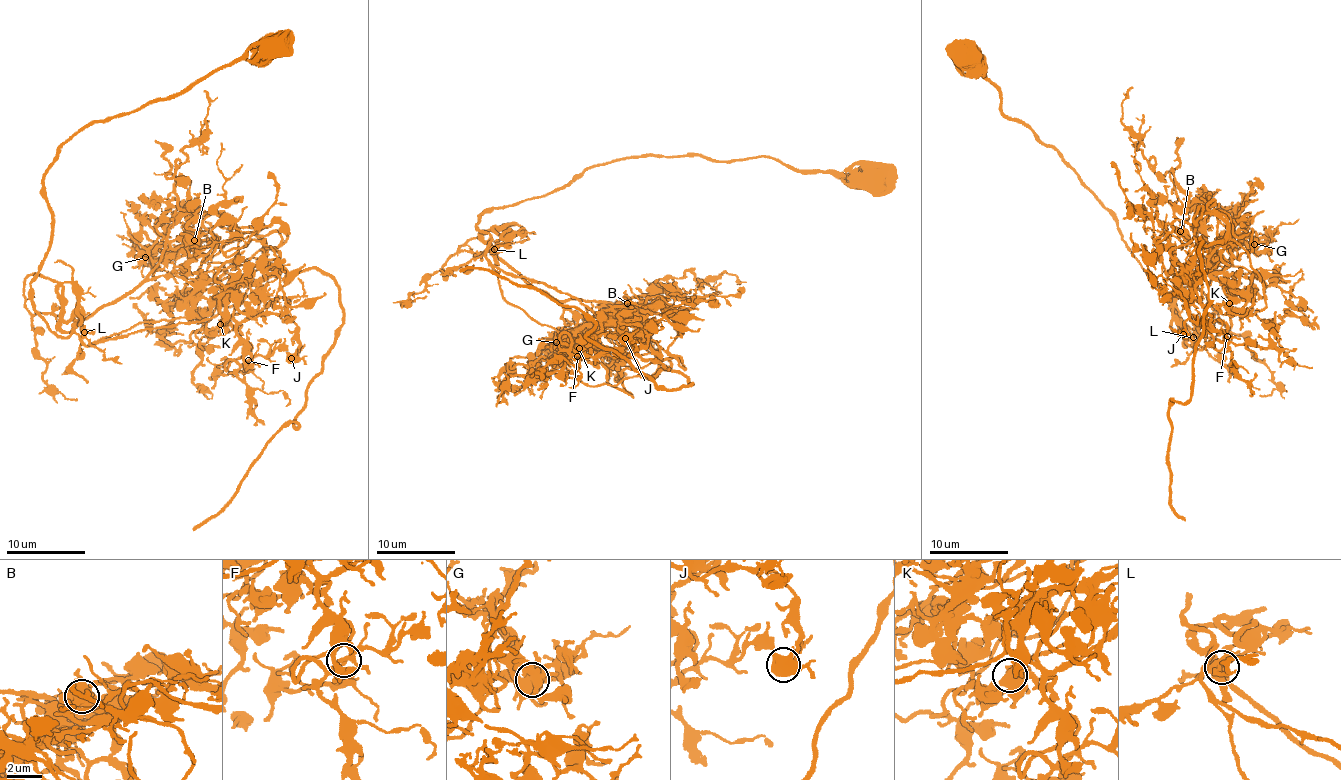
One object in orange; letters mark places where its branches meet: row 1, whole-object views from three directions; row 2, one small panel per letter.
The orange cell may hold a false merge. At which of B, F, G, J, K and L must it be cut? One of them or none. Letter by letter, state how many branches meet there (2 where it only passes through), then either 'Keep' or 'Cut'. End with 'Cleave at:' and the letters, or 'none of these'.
B: Branches: 4. Keep
F: Branches: 7. Keep
G: Branches: 8. Cut
J: Branches: 3. Keep
K: Branches: 6. Keep
L: Branches: 7. Keep
Cleave at: G

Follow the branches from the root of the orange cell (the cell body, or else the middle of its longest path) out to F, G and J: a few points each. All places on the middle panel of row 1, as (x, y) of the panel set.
F: (881, 178), (632, 155), (486, 209), (489, 261), (595, 314), (577, 356)
G: (881, 178), (801, 172), (772, 157), (632, 155), (486, 209), (477, 223), (496, 257), (562, 307), (555, 342)
J: (881, 178), (632, 155), (478, 215), (489, 261), (574, 295), (603, 332), (638, 323), (648, 339), (625, 338)

